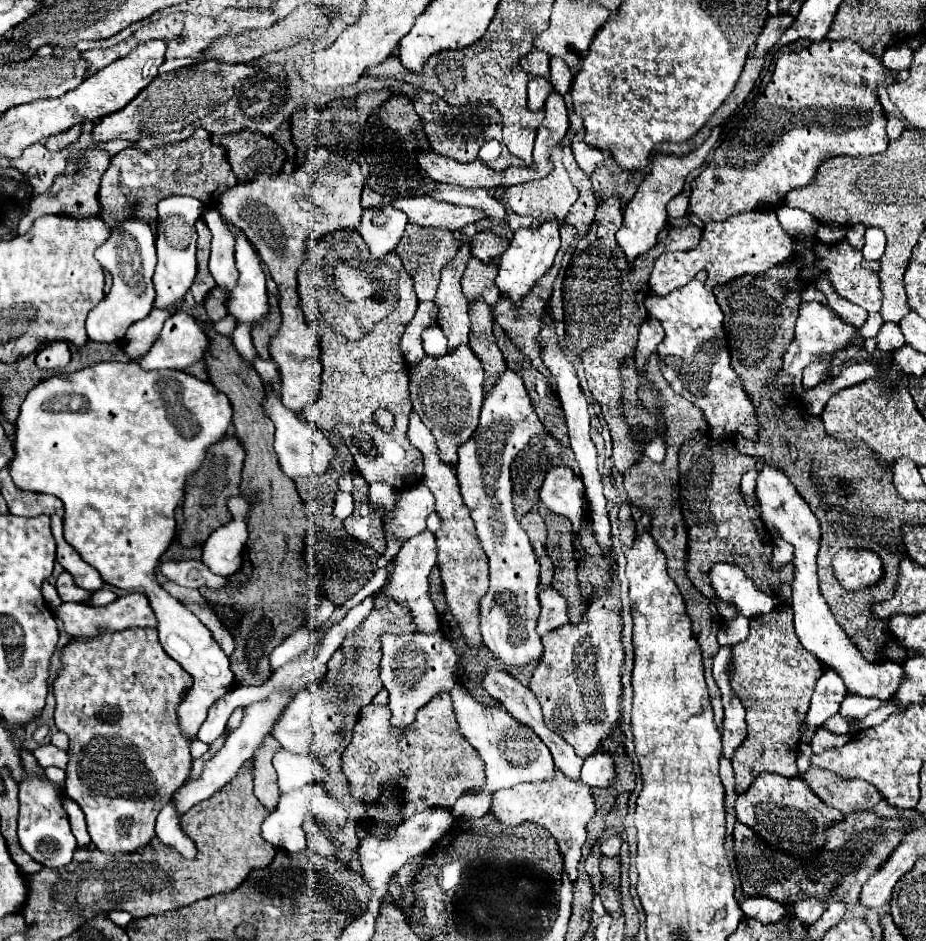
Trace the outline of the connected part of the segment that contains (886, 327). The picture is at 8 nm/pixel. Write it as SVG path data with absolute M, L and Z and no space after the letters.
M887 322L881 326L879 334L877 334L877 348L879 352L893 352L897 348L901 348L905 344L905 338L901 334L899 324Z

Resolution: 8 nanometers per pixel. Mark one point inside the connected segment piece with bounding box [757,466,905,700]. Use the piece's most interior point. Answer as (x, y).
(783, 509)

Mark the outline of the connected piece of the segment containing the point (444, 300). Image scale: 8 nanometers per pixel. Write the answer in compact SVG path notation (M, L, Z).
M461 236L461 248L447 262L445 270L441 270L441 282L437 286L435 304L439 308L437 324L445 332L449 340L449 350L455 350L459 342L467 342L469 338L469 304L461 292L461 276L467 260L471 258L467 248L467 238Z

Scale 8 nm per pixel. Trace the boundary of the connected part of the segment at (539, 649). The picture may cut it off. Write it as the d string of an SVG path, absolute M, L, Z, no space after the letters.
M507 368L485 394L479 426L473 438L459 446L459 464L455 468L463 502L471 512L477 538L483 540L483 552L489 558L489 590L480 601L480 634L485 646L503 664L517 667L543 654L543 644L535 630L539 620L539 562L525 530L515 518L511 502L511 462L533 436L545 438L549 458L561 454L561 444L541 426L521 376Z

